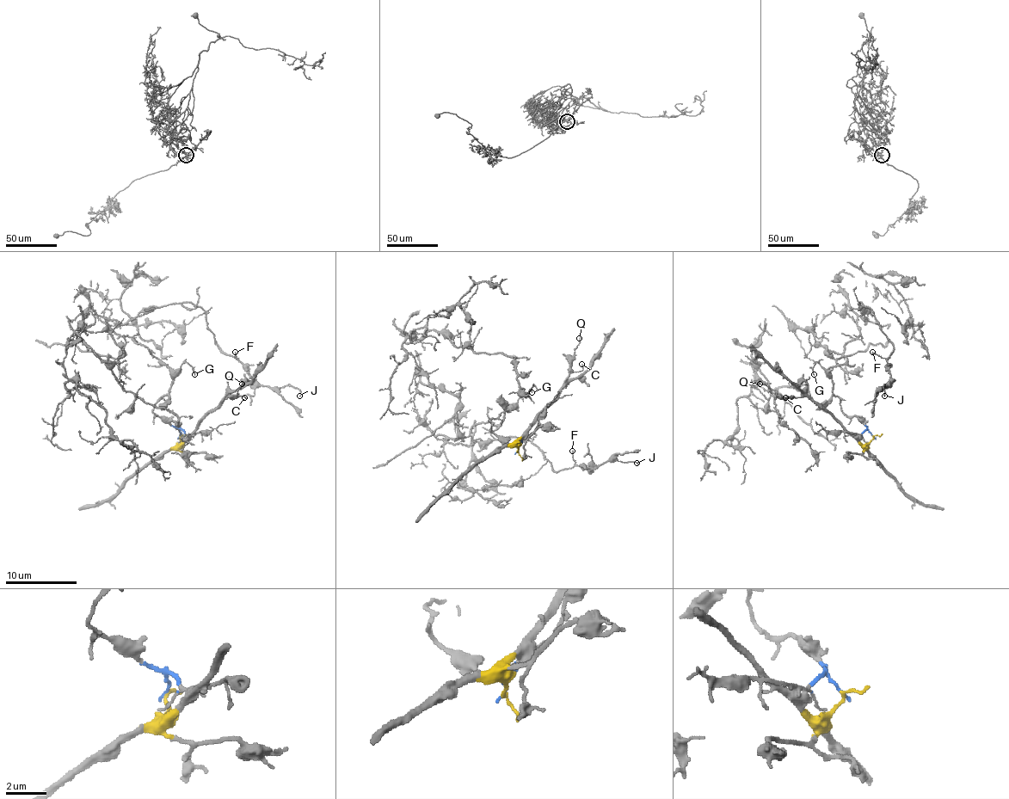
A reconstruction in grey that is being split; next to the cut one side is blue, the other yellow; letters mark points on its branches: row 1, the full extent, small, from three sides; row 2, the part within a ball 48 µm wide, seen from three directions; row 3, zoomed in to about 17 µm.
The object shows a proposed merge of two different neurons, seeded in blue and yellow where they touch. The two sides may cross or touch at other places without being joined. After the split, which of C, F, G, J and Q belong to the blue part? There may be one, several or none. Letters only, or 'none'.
F, G, J

